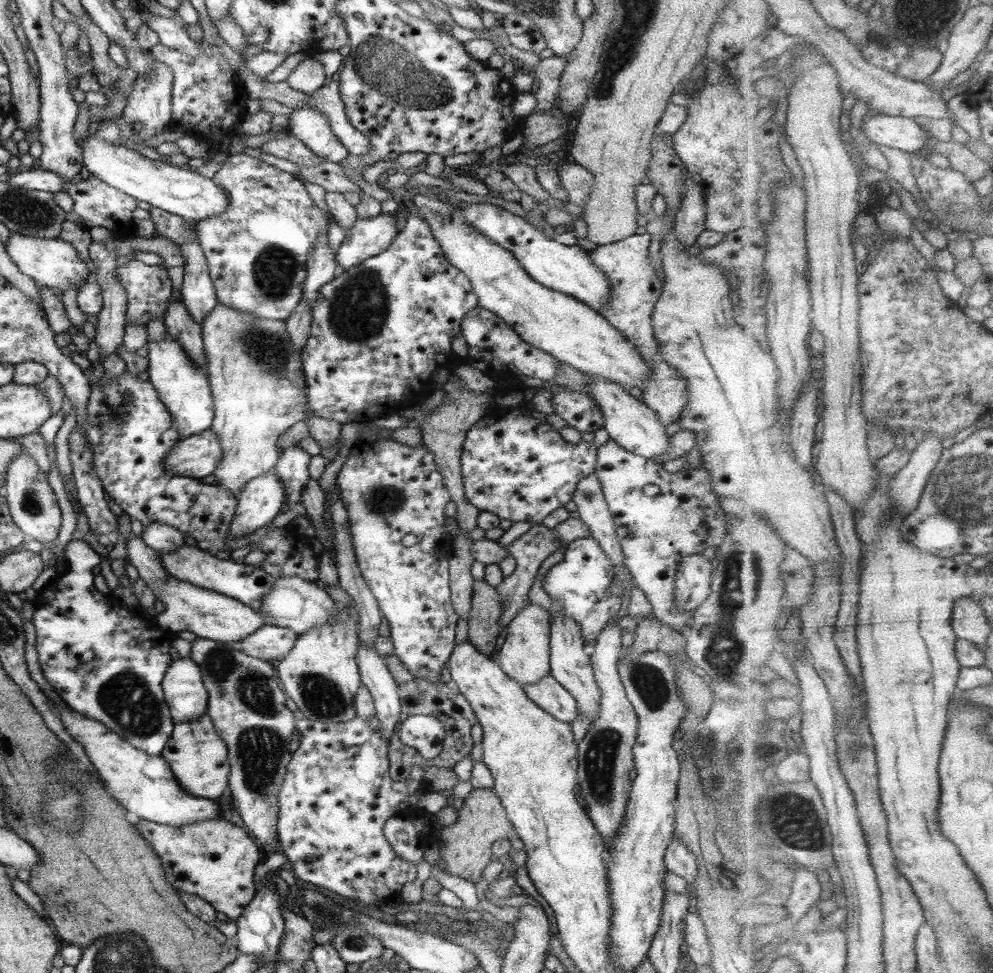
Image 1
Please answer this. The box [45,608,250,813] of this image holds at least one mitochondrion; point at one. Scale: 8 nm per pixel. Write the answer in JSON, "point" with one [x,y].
{"point":[128,699]}

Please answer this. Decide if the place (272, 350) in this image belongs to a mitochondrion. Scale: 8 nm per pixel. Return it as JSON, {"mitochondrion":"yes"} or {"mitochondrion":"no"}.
{"mitochondrion":"yes"}

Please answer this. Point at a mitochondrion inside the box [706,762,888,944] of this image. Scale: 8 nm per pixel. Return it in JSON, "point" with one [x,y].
{"point":[795,819]}

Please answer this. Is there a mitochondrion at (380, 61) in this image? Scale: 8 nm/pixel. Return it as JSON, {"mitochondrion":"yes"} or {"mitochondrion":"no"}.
{"mitochondrion":"yes"}

